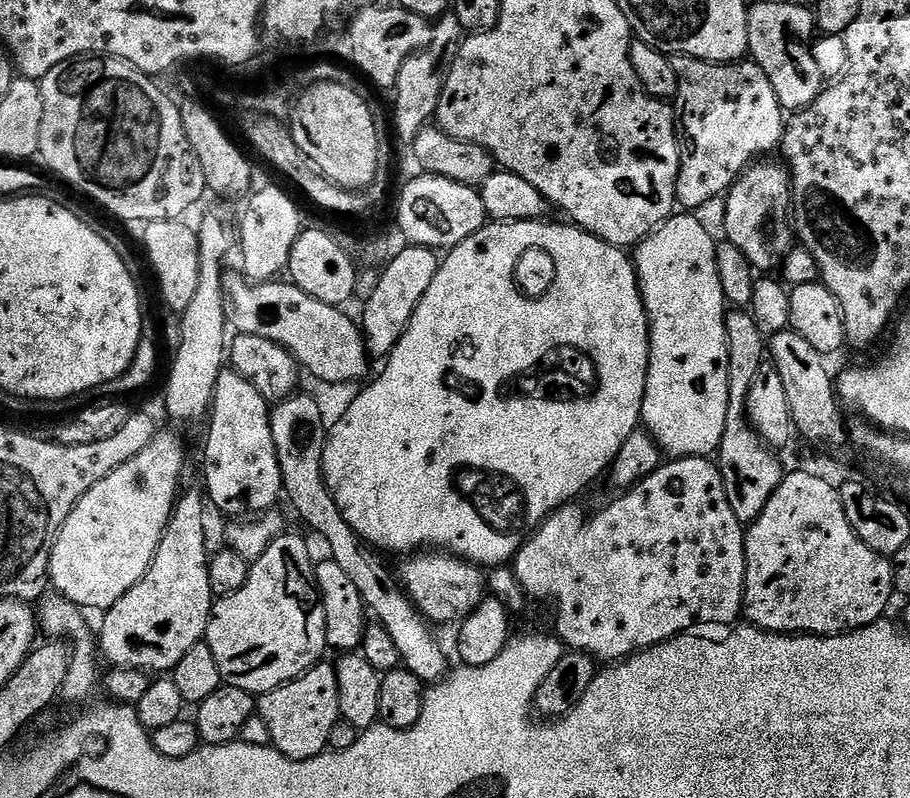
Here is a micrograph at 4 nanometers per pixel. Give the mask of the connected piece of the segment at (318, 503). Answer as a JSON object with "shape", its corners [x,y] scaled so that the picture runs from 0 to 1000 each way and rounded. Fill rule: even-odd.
{"shape":[[[322,494],[299,511],[301,564],[310,589],[311,620],[314,627],[316,622],[322,639],[360,680],[359,695],[371,704],[371,711],[389,728],[393,744],[398,744],[400,761],[411,773],[412,781],[429,789],[429,799],[433,799],[433,810],[437,810],[443,836],[462,852],[478,855],[489,846],[493,836],[492,827],[482,805],[470,789],[471,781],[437,731],[432,713],[430,717],[422,708],[423,698],[408,682],[403,682],[387,663],[385,654],[380,654],[380,649],[376,649],[376,639],[371,639],[360,605],[356,603],[356,560],[360,553],[362,538],[356,536],[353,518],[343,495],[330,495]]]}

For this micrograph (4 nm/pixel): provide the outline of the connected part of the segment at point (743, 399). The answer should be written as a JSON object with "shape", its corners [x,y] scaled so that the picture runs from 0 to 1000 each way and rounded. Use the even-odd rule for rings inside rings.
{"shape":[[[801,390],[796,397],[800,430],[800,513],[798,539],[789,563],[789,585],[798,624],[802,624],[802,639],[807,639],[814,657],[821,659],[842,639],[842,629],[846,629],[851,614],[855,614],[864,586],[857,583],[853,573],[856,570],[841,556],[822,526],[822,495],[833,464],[842,455],[842,424],[837,414],[833,414],[833,404],[829,404],[825,390],[816,390]]]}

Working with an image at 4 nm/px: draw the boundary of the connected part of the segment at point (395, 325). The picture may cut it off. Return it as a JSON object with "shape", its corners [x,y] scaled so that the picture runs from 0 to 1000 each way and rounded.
{"shape":[[[449,306],[446,313],[438,316],[433,328],[421,335],[415,360],[405,376],[398,381],[398,420],[405,447],[424,449],[433,434],[437,434],[446,409],[451,409],[451,398],[455,398],[455,388],[459,388],[459,378],[464,378],[464,368],[468,368],[473,353],[477,353],[477,343],[481,343],[484,328],[480,312]]]}

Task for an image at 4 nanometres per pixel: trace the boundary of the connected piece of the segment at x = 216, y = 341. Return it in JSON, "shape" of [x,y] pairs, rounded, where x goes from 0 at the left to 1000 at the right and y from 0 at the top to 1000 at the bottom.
{"shape":[[[229,271],[221,281],[218,281],[218,294],[220,297],[220,337],[218,338],[218,363],[209,383],[198,396],[198,431],[191,439],[193,446],[189,451],[189,462],[185,466],[185,487],[180,491],[180,511],[189,526],[198,531],[211,531],[214,526],[223,528],[230,520],[233,509],[233,495],[235,484],[240,479],[240,469],[248,460],[248,421],[246,416],[251,411],[251,400],[246,392],[246,375],[244,373],[244,353],[248,332],[246,325],[251,315],[257,311],[257,296],[246,287],[246,281],[235,272]]]}

